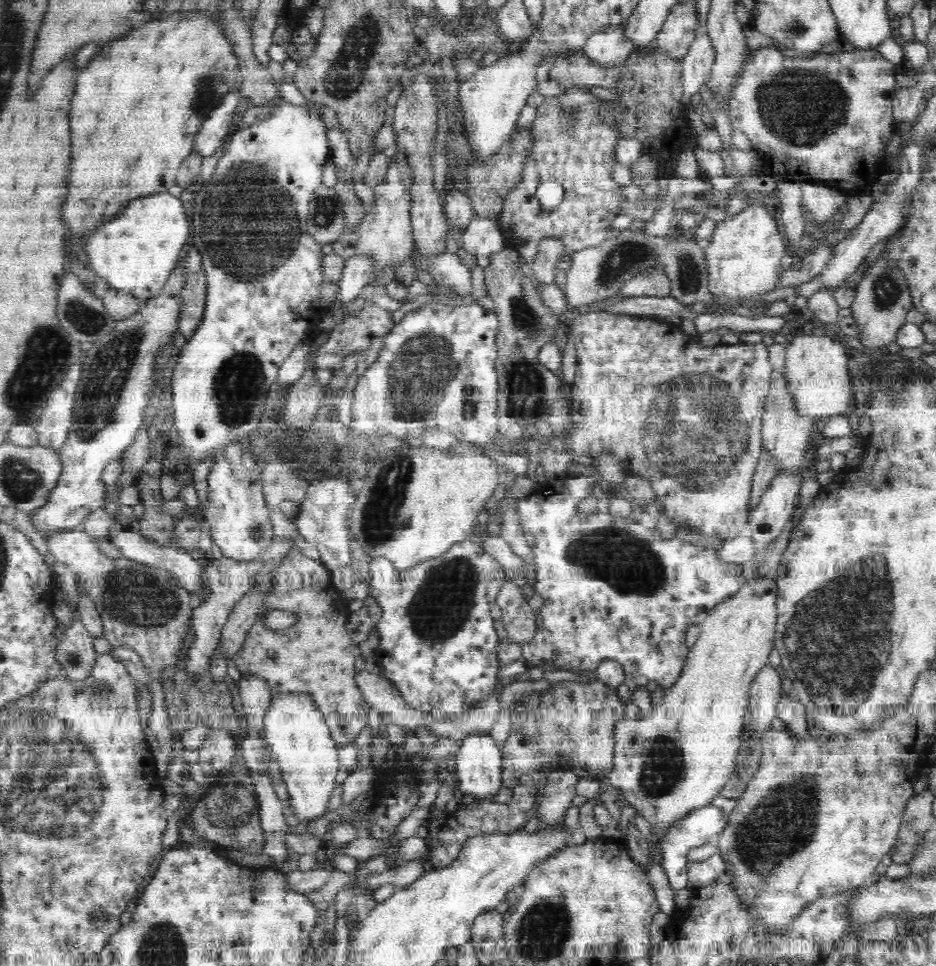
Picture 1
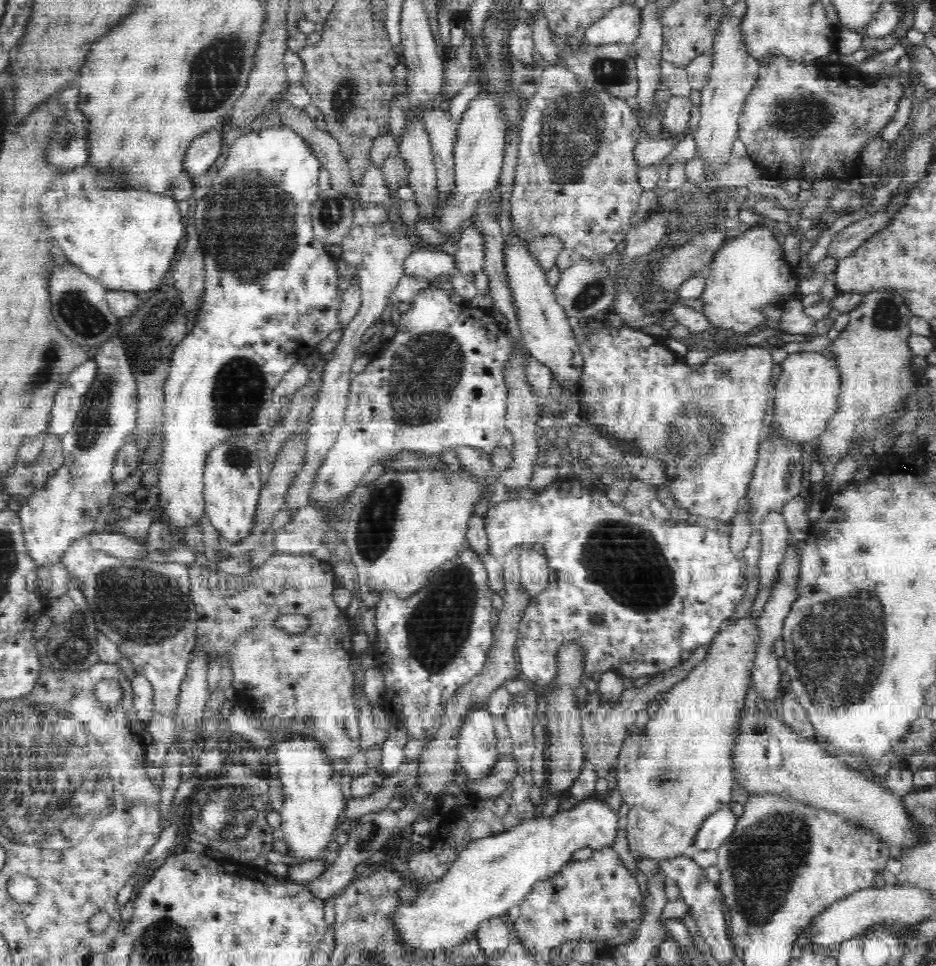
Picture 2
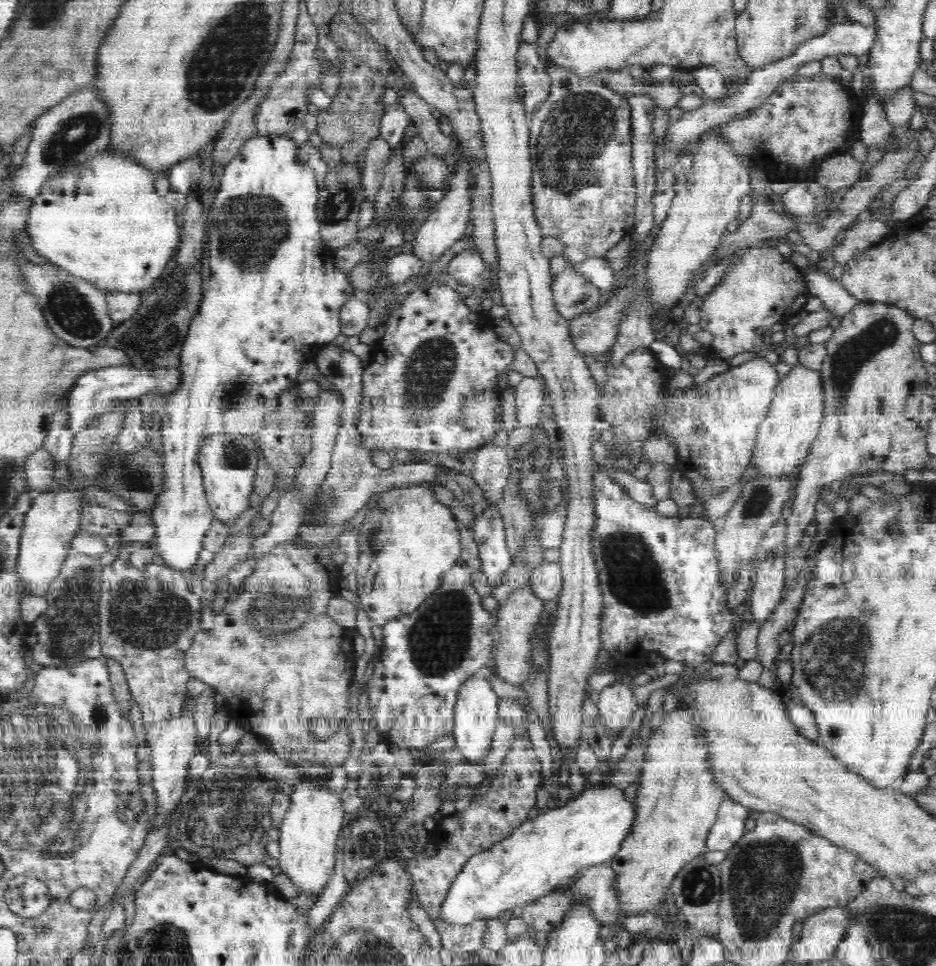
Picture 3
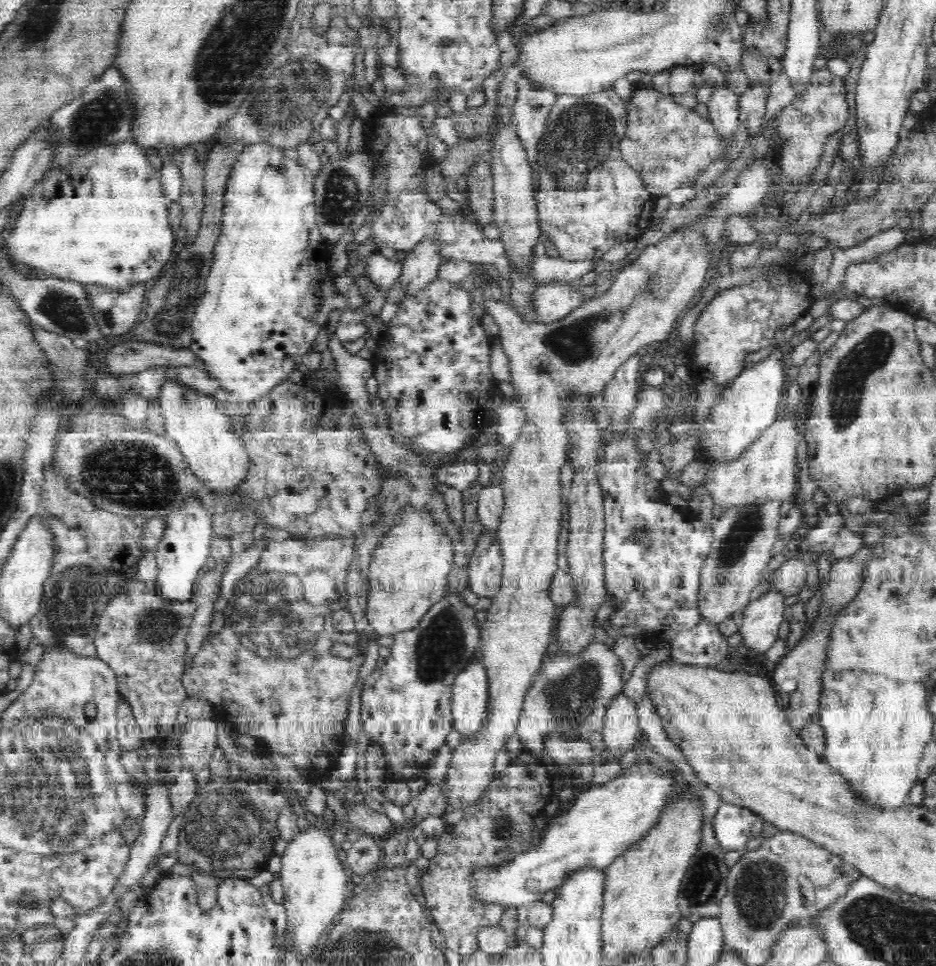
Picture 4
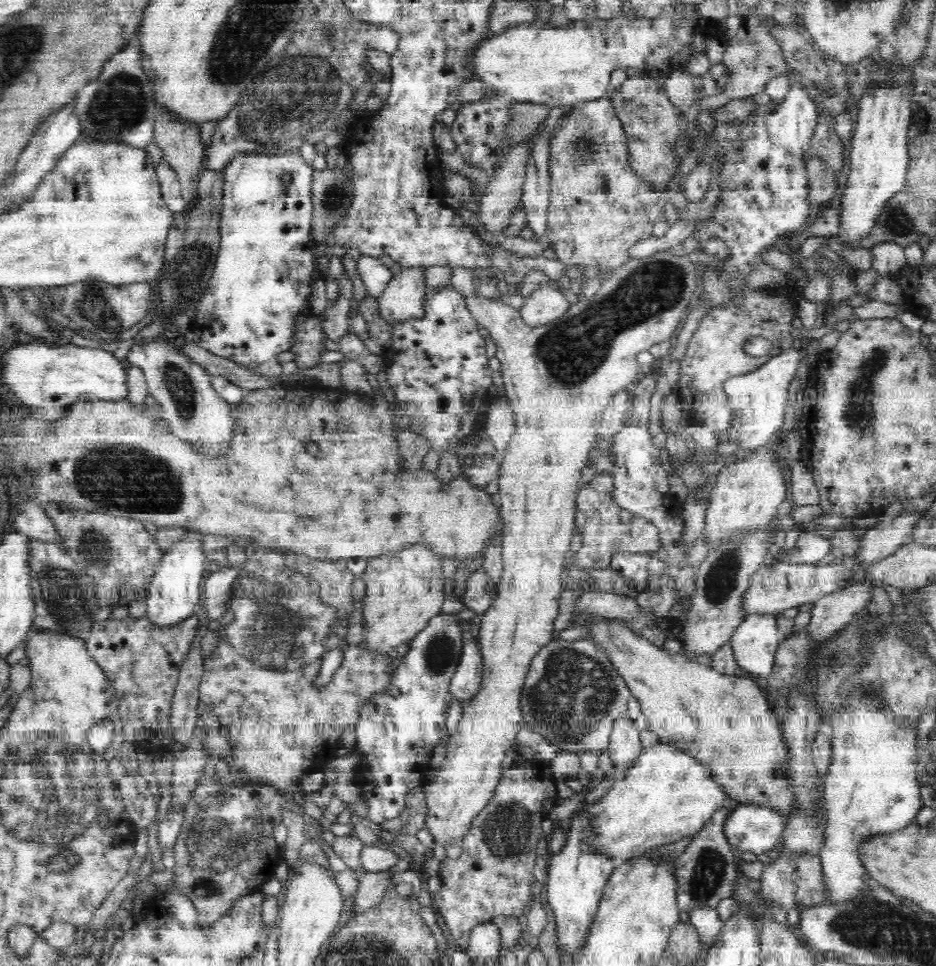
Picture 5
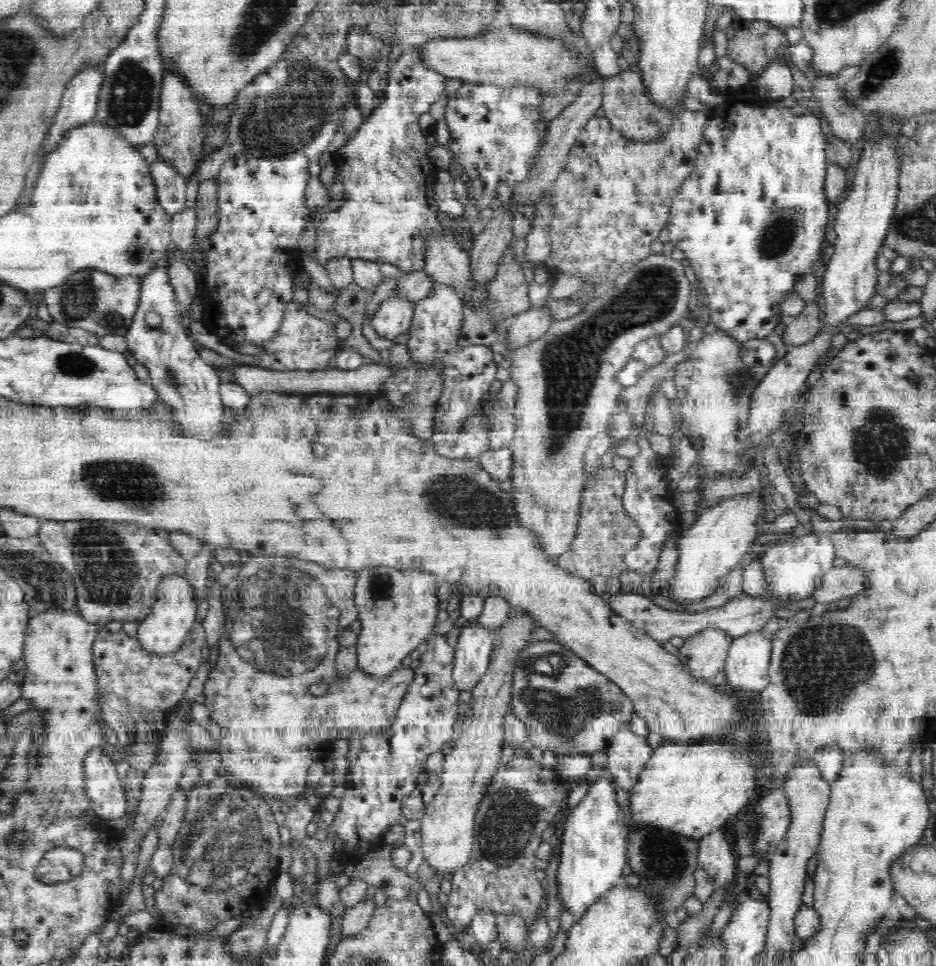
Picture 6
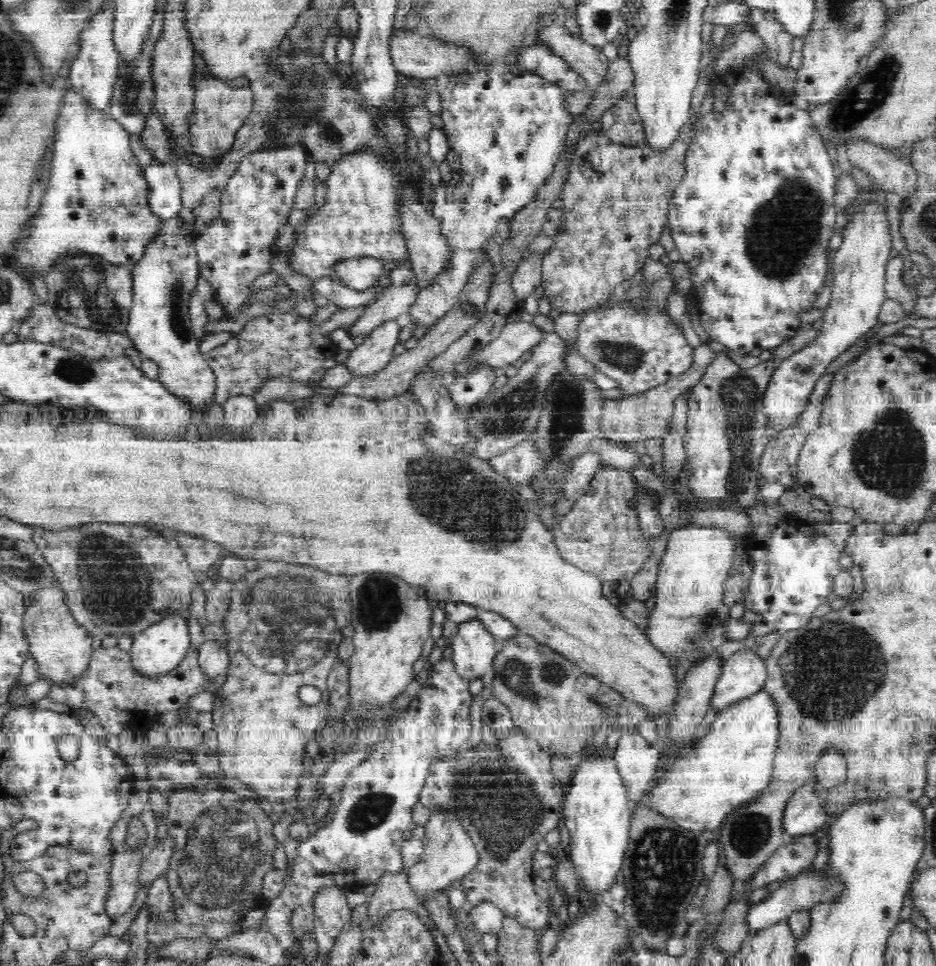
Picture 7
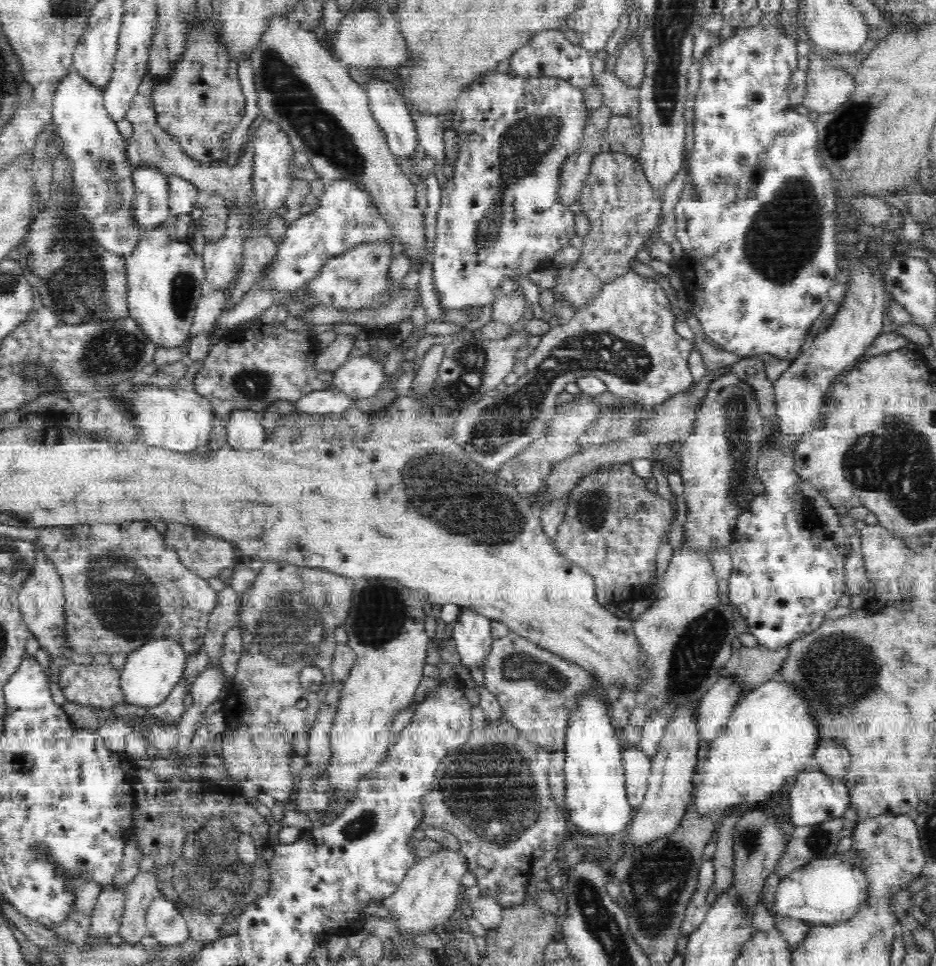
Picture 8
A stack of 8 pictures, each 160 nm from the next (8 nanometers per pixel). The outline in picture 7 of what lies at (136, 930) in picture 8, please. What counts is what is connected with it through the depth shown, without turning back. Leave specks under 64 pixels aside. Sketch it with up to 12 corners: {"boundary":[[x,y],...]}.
{"boundary":[[166,834],[142,859],[137,882],[150,884],[168,870],[175,839]]}

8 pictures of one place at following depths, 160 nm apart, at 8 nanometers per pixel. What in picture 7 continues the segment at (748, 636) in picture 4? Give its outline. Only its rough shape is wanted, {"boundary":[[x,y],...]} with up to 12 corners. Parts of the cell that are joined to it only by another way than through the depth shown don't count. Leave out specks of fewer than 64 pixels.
{"boundary":[[740,650],[724,662],[709,704],[718,715],[764,689],[766,661]]}

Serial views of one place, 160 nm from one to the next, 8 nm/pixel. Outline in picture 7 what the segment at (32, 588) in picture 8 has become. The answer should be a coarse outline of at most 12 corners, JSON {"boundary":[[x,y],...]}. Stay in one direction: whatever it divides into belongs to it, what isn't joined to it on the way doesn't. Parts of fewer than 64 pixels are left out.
{"boundary":[[62,590],[27,602],[23,628],[40,676],[82,680],[92,636]]}

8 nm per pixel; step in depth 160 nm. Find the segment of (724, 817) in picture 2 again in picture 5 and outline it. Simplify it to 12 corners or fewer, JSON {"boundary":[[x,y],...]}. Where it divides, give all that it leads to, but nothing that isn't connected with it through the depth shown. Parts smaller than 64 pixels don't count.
{"boundary":[[738,805],[723,822],[734,851],[775,848],[784,826],[778,812]]}

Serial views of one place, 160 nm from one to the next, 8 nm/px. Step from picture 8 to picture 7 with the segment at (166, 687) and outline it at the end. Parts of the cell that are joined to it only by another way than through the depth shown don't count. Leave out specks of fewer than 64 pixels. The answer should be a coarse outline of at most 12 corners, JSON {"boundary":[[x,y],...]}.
{"boundary":[[170,613],[133,638],[144,675],[176,668],[190,649],[188,622]]}

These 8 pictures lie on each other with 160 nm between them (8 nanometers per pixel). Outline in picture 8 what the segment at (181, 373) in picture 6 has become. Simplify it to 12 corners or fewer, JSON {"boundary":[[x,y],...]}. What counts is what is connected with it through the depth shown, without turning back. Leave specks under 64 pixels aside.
{"boundary":[[170,215],[124,257],[130,318],[188,348],[204,295],[196,215]]}

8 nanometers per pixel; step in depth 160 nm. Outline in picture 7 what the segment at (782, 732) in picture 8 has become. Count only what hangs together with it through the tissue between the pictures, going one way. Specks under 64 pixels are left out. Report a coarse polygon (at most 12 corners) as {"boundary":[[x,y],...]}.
{"boundary":[[766,689],[730,704],[662,774],[655,814],[707,835],[770,784]]}

